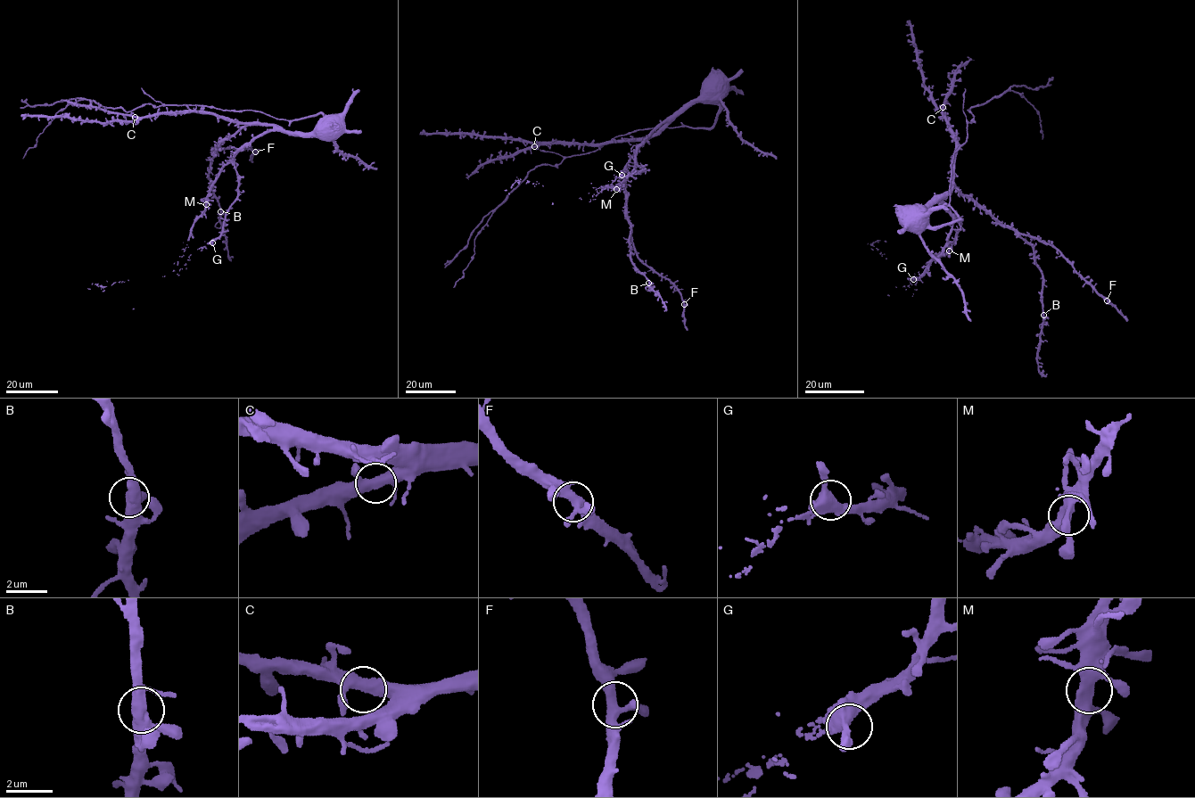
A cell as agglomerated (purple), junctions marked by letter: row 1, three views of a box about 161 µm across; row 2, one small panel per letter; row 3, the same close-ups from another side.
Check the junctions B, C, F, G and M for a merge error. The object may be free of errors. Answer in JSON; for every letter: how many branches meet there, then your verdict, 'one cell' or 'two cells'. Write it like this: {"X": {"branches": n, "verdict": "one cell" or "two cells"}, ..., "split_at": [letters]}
{"B": {"branches": 4, "verdict": "one cell"}, "C": {"branches": 4, "verdict": "one cell"}, "F": {"branches": 4, "verdict": "one cell"}, "G": {"branches": 4, "verdict": "one cell"}, "M": {"branches": 4, "verdict": "one cell"}, "split_at": []}

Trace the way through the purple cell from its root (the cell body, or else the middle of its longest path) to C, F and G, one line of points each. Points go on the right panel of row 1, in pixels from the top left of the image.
C: (946, 193), (951, 185), (956, 145), (943, 107)
F: (946, 193), (950, 186), (956, 188), (959, 193), (968, 197), (1003, 226), (1053, 244), (1075, 271), (1107, 300)
G: (946, 193), (935, 197), (951, 217), (948, 243), (943, 254), (928, 264), (924, 275), (913, 279)

